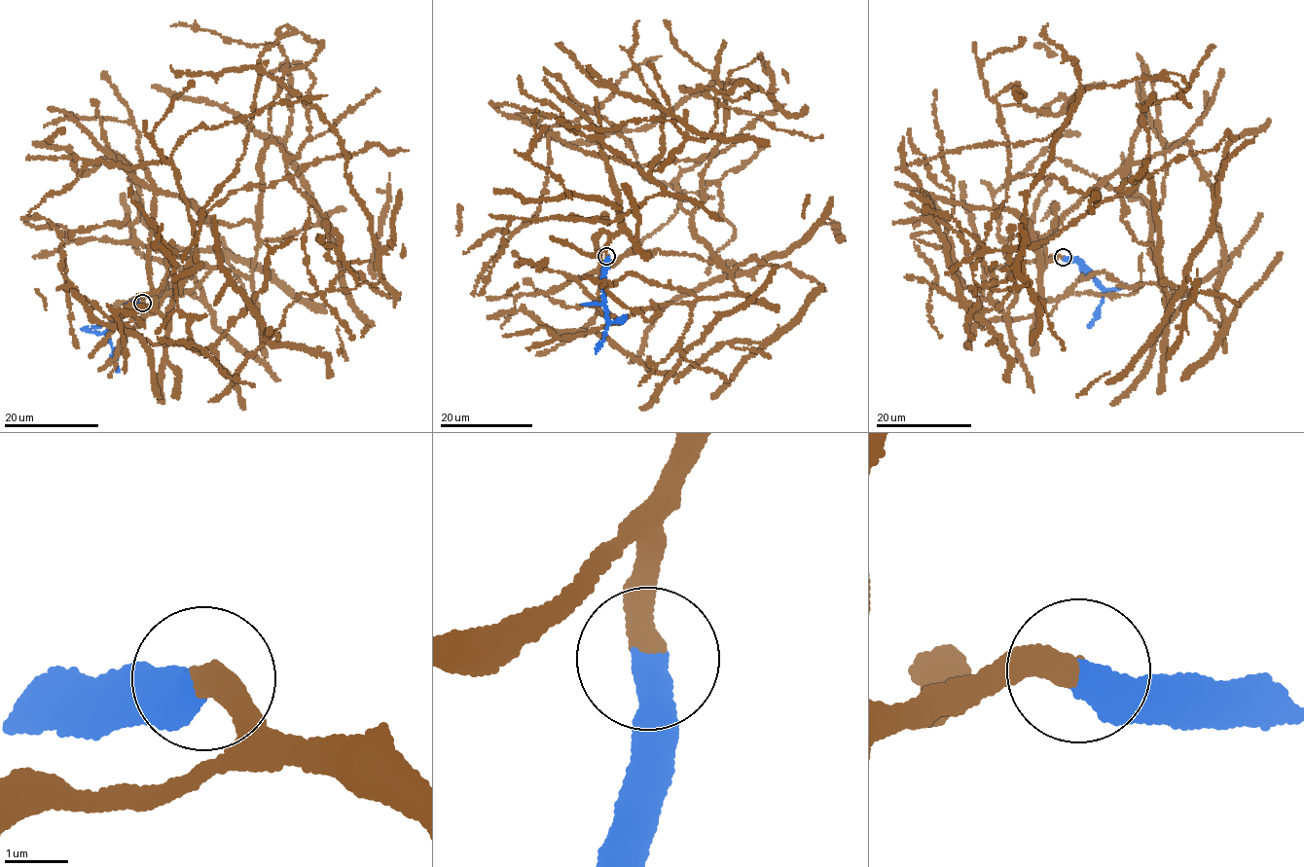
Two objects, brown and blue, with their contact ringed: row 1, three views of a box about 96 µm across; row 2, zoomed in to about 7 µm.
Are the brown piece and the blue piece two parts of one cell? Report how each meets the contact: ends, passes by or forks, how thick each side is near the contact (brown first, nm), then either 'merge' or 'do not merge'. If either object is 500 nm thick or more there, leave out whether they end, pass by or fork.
calibres 420 and 550 nm; merge

